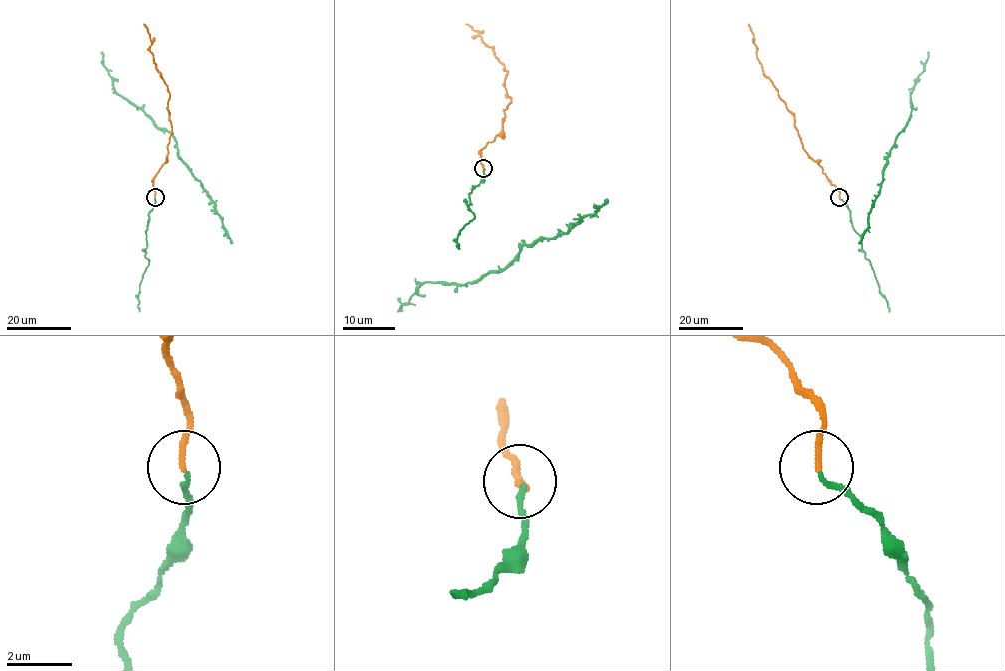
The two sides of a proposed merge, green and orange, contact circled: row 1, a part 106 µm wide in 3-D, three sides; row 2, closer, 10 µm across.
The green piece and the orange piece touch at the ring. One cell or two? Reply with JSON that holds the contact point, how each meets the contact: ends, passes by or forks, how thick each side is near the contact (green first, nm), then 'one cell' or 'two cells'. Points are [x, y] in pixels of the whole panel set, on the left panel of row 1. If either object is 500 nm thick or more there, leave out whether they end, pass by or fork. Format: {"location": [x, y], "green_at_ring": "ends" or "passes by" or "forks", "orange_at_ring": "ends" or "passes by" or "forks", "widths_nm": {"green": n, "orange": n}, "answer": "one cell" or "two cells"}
{"location": [155, 197], "green_at_ring": "ends", "orange_at_ring": "ends", "widths_nm": {"green": 140, "orange": 180}, "answer": "one cell"}

